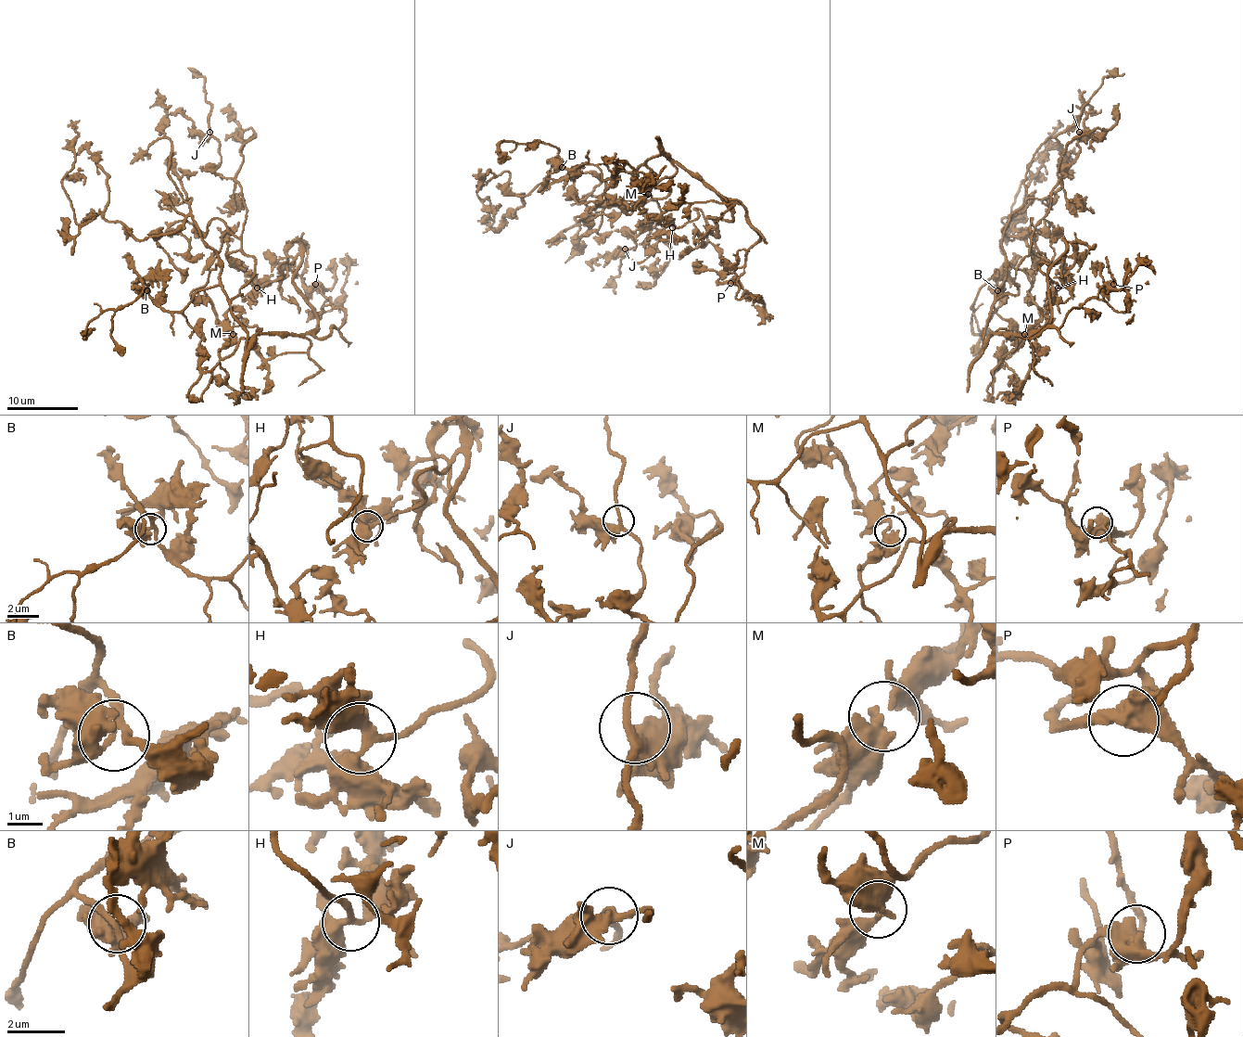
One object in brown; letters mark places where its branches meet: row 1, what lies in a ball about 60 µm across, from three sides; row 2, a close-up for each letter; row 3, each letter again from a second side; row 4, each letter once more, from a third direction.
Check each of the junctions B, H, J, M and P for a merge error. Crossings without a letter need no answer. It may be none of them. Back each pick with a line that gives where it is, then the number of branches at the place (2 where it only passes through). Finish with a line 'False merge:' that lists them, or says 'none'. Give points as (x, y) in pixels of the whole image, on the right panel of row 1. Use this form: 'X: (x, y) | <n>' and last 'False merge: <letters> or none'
False merge: none

